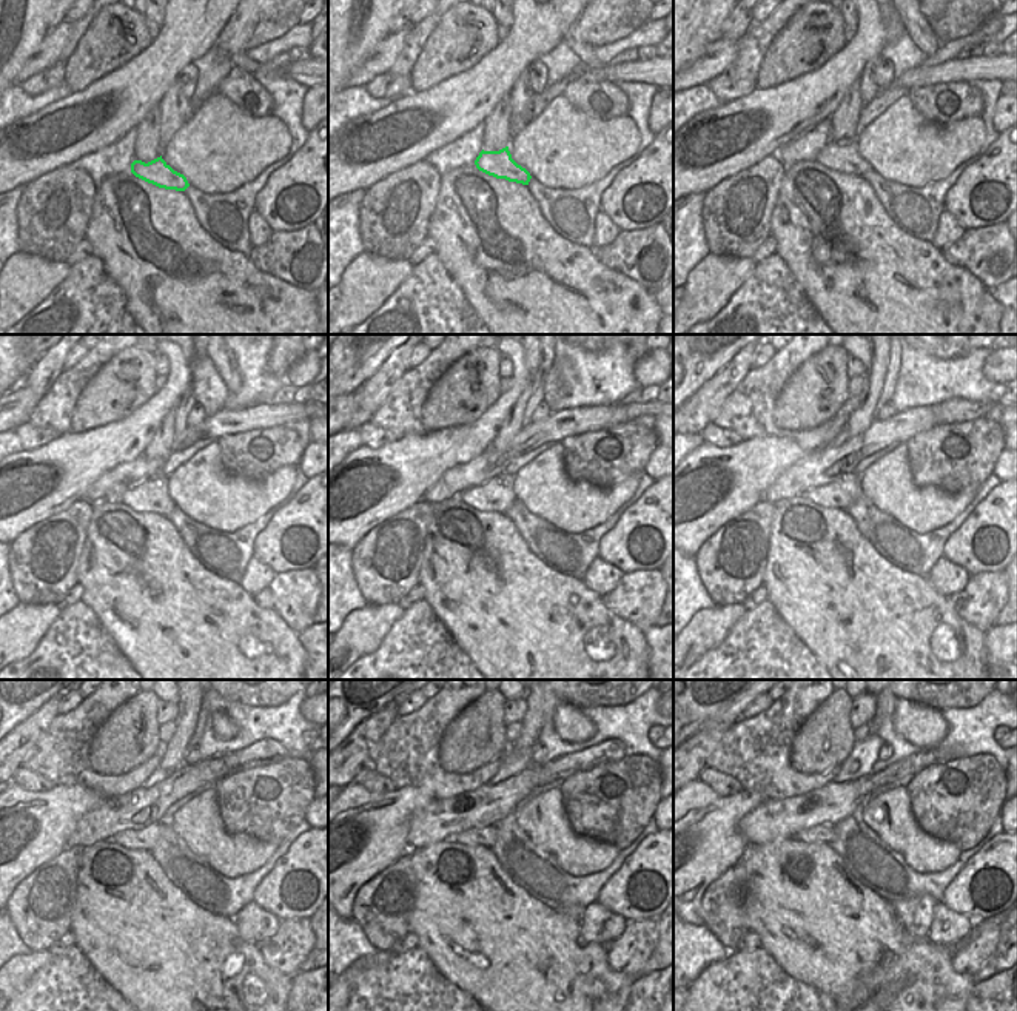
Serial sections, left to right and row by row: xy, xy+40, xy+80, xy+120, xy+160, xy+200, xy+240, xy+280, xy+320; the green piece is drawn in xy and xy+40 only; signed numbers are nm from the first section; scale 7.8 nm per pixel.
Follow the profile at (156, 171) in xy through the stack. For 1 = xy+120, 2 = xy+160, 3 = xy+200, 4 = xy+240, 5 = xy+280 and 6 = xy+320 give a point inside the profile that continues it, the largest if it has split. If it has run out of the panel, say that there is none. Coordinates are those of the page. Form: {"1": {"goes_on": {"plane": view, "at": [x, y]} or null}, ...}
{"1": {"goes_on": {"plane": "xy+120", "at": [150, 495]}}, "2": {"goes_on": {"plane": "xy+160", "at": [496, 495]}}, "3": {"goes_on": {"plane": "xy+200", "at": [842, 493]}}, "4": {"goes_on": {"plane": "xy+240", "at": [145, 839]}}, "5": {"goes_on": {"plane": "xy+280", "at": [487, 836]}}, "6": {"goes_on": {"plane": "xy+320", "at": [825, 832]}}}

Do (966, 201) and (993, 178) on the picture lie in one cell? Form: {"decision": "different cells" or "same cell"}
{"decision": "same cell"}

